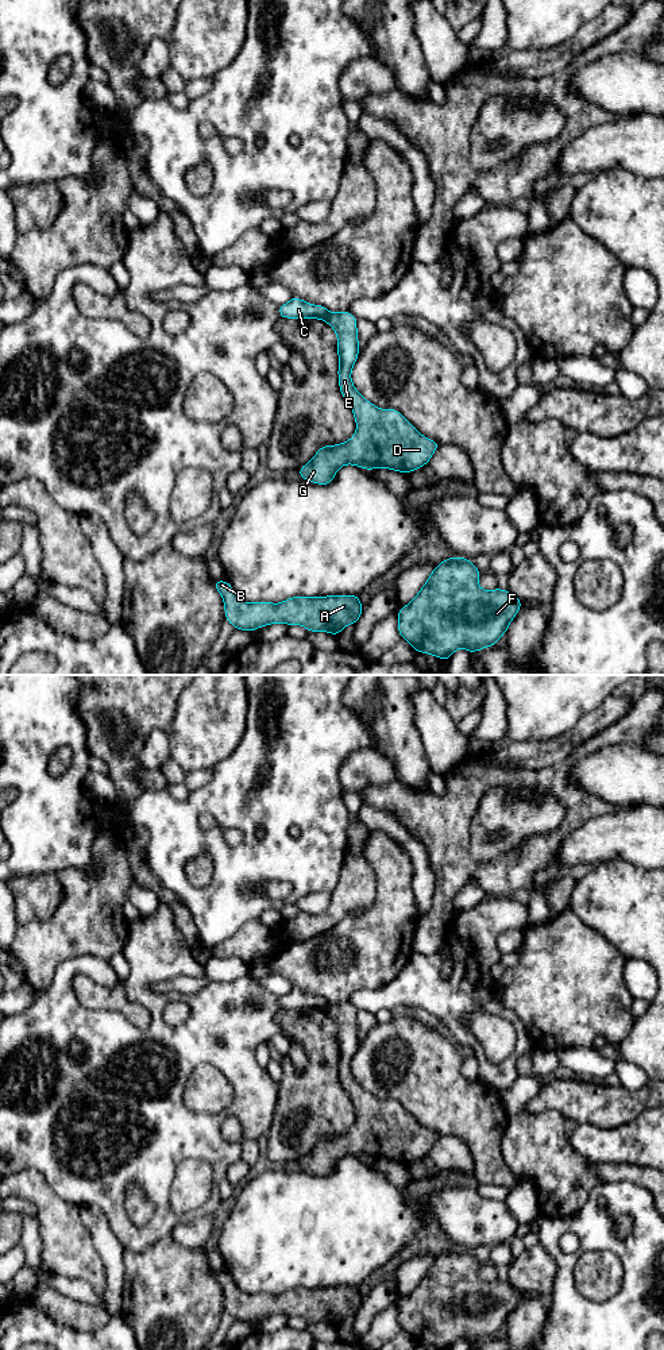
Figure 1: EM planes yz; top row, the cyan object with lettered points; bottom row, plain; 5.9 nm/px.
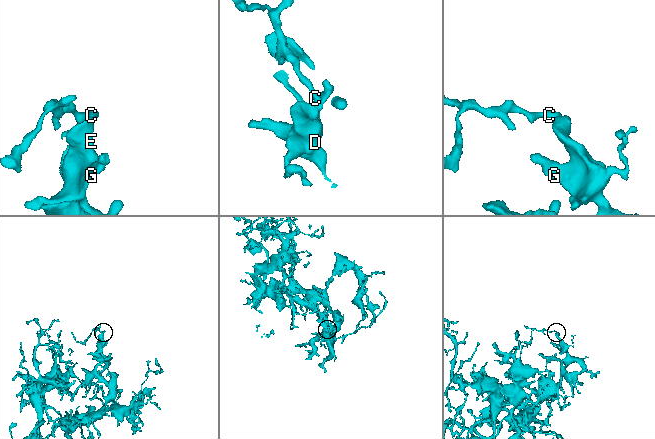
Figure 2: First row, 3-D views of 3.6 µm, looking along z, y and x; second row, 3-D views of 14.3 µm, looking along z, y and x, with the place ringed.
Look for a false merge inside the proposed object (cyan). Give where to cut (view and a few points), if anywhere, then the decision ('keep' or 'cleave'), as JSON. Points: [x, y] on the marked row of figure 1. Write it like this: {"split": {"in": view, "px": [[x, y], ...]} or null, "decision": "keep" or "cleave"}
{"split": {"in": "yz", "px": [[328, 312], [321, 319]]}, "decision": "cleave"}

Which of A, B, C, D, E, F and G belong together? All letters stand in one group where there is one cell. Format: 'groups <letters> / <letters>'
groups A B D E F G / C

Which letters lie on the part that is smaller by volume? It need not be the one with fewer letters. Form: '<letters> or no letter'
C

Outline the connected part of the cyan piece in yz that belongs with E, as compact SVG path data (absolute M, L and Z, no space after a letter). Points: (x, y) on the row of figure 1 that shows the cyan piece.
M344 310L328 313L323 320L337 333L339 387L352 408L356 432L345 443L323 446L313 459L298 470L300 478L329 485L344 464L368 471L385 467L406 475L425 466L440 444L424 437L398 410L372 405L351 381L351 371L359 355L358 319Z

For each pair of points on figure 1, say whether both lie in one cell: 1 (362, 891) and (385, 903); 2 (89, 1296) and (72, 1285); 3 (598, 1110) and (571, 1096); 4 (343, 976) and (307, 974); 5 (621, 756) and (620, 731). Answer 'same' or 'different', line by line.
1: different
2: same
3: same
4: same
5: different

